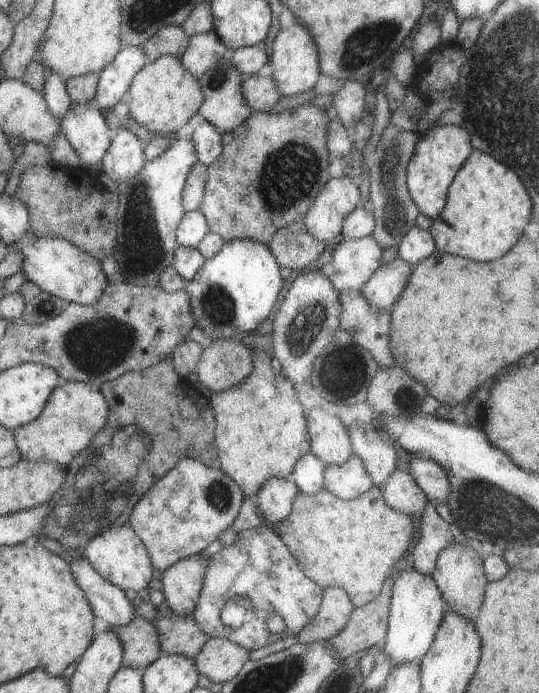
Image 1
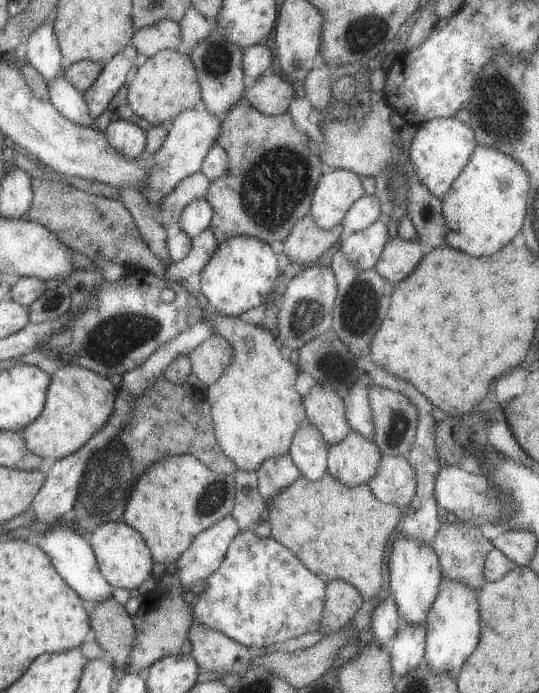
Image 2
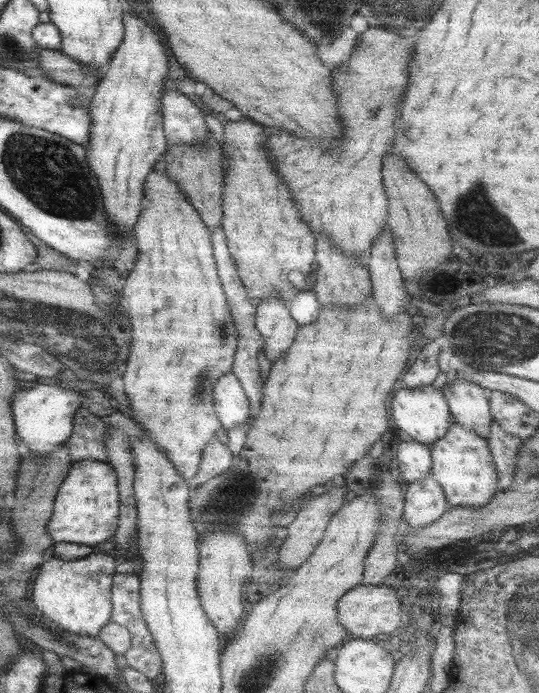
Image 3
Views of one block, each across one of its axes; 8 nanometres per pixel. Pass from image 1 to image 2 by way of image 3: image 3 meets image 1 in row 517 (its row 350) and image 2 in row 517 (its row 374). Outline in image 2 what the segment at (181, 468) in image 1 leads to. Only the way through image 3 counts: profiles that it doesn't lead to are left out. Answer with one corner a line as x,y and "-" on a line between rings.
191,454
167,456
167,458
161,458
155,464
151,464
135,482
135,486
131,490
131,498
127,500
127,504
123,508
123,524
131,526
133,530
137,530
137,534
143,536
143,542
151,550
153,562
161,562
161,564
169,566
171,562
177,562
177,558
191,546
191,542
195,540
197,534
215,526
215,522
219,522
221,518
229,516
233,506
235,506
233,476
225,476
225,474
217,474
217,472
209,470
203,462
199,462

